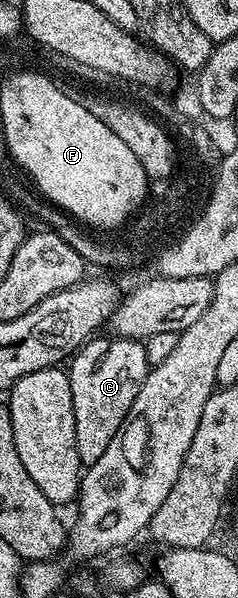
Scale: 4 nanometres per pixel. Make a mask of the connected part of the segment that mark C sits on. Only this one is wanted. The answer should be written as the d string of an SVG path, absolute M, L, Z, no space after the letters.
M94 336L73 355L67 366L75 408L75 448L86 467L103 456L107 444L131 412L139 388L151 369L144 345L136 338Z

